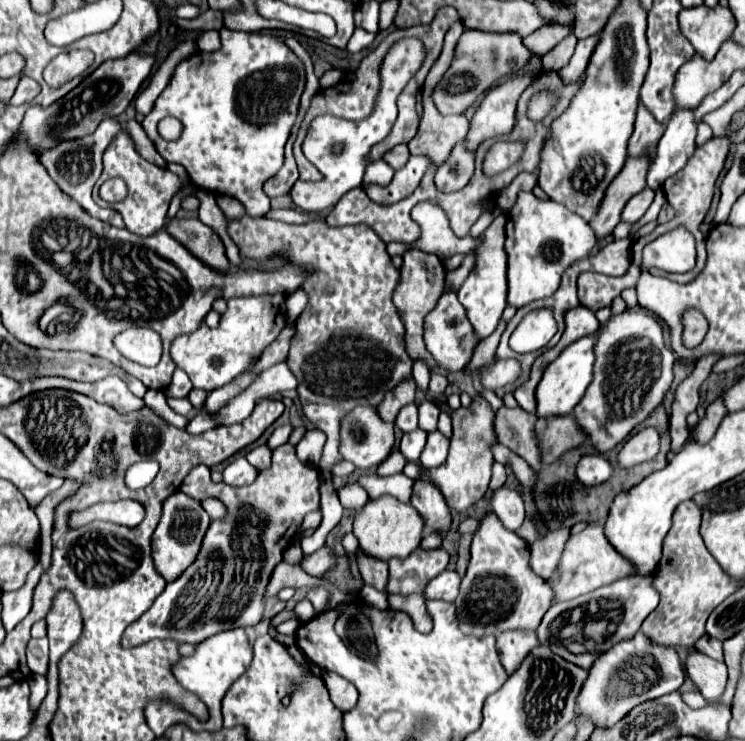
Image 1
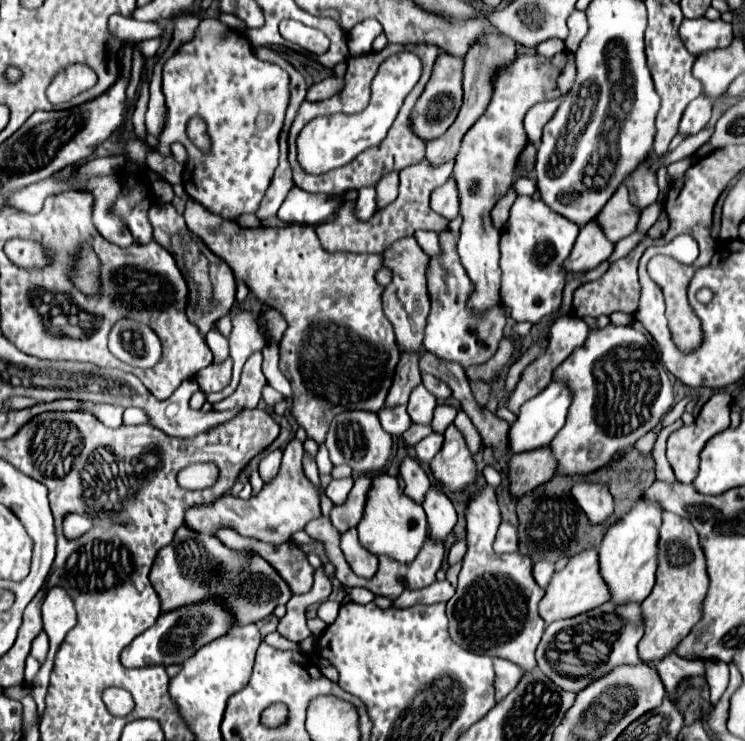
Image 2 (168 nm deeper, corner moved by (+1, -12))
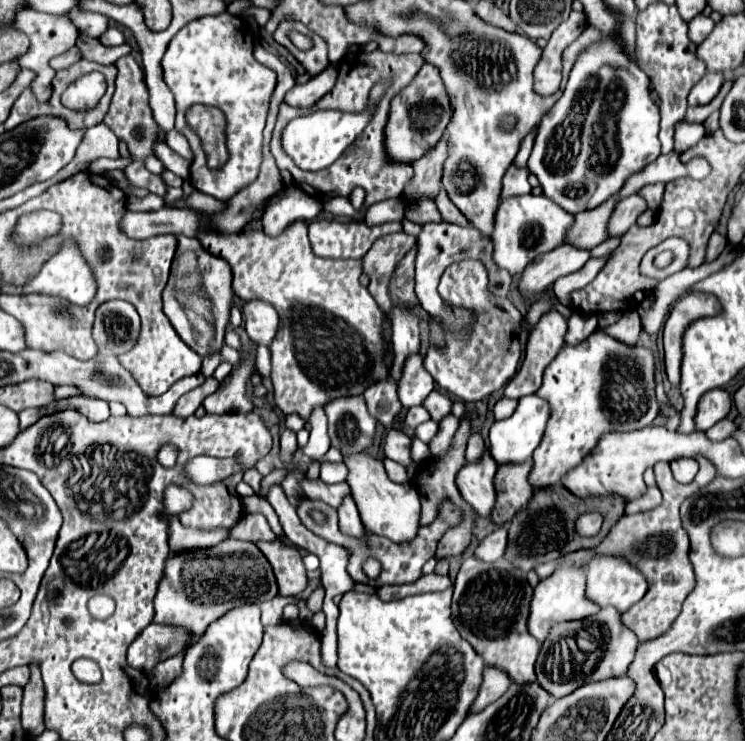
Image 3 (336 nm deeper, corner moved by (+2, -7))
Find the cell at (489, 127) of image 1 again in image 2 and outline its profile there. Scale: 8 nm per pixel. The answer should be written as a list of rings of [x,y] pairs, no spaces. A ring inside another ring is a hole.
[[[563,51],[553,58],[541,54],[519,54],[505,68],[499,68],[493,78],[493,96],[485,114],[469,128],[461,142],[461,150],[455,158],[453,178],[459,190],[459,214],[463,216],[461,238],[457,252],[465,266],[475,290],[469,298],[469,306],[483,314],[499,302],[499,236],[501,232],[491,222],[491,210],[501,196],[515,182],[515,164],[519,154],[527,146],[527,134],[523,130],[523,118],[527,110],[539,102],[555,100],[567,94],[576,77],[574,54]]]

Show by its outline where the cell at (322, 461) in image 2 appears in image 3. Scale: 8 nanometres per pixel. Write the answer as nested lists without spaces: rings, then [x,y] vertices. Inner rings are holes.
[[[314,409],[314,413],[308,419],[308,425],[310,425],[310,441],[302,449],[302,453],[308,455],[314,461],[320,461],[326,455],[326,451],[330,449],[330,439],[328,439],[328,433],[326,433],[324,409]]]

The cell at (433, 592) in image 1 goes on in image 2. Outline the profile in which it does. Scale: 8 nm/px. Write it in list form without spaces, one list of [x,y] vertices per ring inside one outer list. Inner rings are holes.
[[[435,580],[433,584],[419,588],[419,590],[405,590],[403,596],[397,596],[393,600],[395,608],[407,608],[407,606],[415,606],[415,604],[435,604],[435,602],[447,602],[451,600],[451,596],[455,594],[455,588],[443,580]]]

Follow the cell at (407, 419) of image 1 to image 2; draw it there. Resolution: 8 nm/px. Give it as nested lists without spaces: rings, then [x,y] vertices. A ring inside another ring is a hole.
[[[403,404],[401,406],[393,406],[393,408],[385,406],[385,408],[381,408],[377,412],[377,416],[379,416],[381,426],[391,436],[401,436],[409,428],[409,424],[411,424],[411,418],[409,418],[409,414],[407,414],[407,410],[405,410]]]

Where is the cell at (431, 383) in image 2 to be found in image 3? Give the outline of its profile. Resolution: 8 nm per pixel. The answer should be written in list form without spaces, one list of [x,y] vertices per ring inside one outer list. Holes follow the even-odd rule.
[[[464,259],[450,265],[440,279],[438,291],[442,293],[444,301],[474,309],[478,321],[472,325],[472,333],[468,333],[468,337],[456,337],[446,331],[446,349],[440,351],[430,347],[424,357],[424,367],[440,389],[458,395],[462,401],[480,401],[504,387],[518,369],[518,333],[522,327],[522,313],[508,299],[488,293],[486,269],[474,259]]]

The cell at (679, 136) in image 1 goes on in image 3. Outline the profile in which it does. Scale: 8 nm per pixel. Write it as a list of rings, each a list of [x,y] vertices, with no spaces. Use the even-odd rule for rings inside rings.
[[[706,73],[706,75],[702,77],[702,81],[698,81],[698,83],[692,87],[692,91],[690,91],[690,95],[688,95],[688,105],[690,105],[690,107],[696,107],[696,105],[706,105],[706,103],[710,103],[710,101],[716,97],[716,93],[720,91],[722,83],[724,83],[722,73]]]

